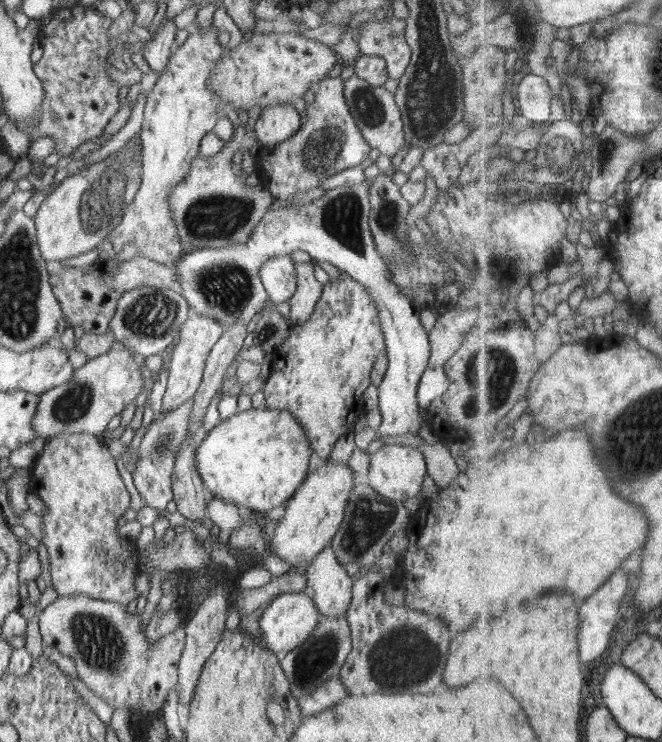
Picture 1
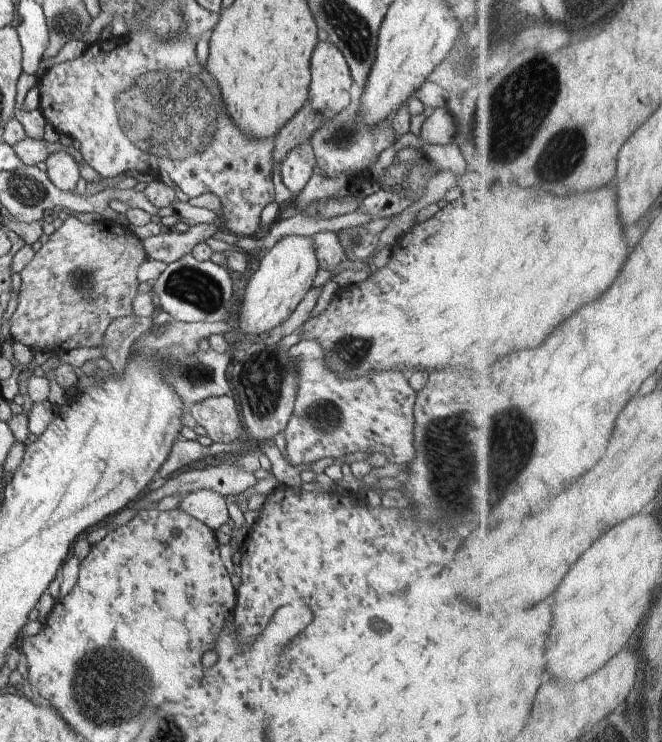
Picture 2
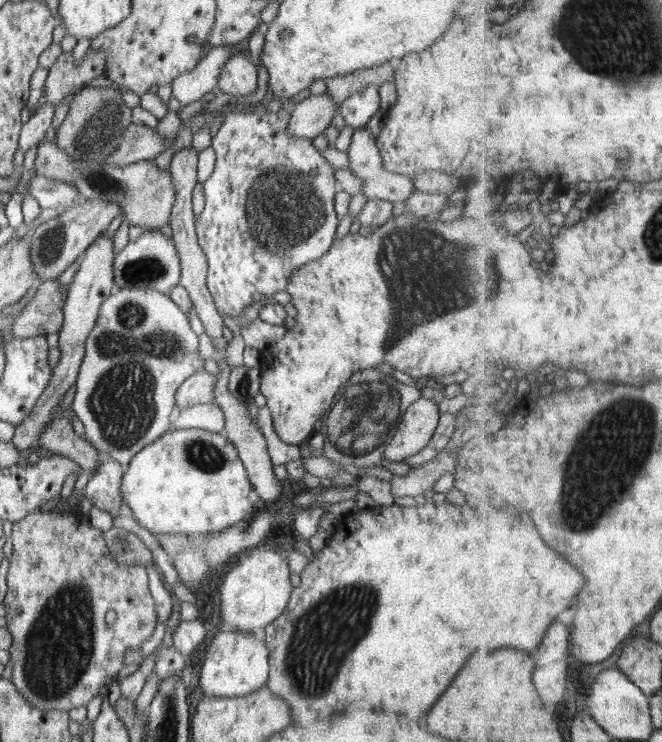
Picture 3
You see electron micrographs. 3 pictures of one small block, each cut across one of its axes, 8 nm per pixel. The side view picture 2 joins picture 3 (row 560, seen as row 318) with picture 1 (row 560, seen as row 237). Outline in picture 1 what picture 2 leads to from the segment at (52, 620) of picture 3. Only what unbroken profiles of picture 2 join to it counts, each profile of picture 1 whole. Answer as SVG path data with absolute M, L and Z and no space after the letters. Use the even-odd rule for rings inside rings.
M60 434L45 442L43 452L34 465L31 491L44 501L44 545L48 551L53 588L58 596L84 594L95 600L118 602L129 606L137 598L135 575L139 574L138 550L134 542L122 539L116 532L116 520L130 508L130 494L117 470L116 460L99 436L92 434Z

